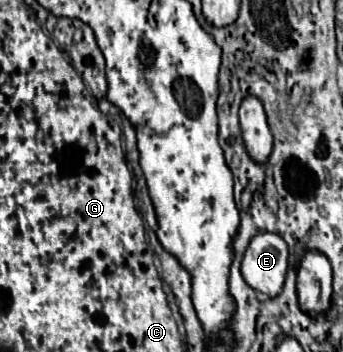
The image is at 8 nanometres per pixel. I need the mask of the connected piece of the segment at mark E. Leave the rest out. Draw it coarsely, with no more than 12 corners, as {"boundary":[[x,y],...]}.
{"boundary":[[257,233],[241,273],[255,291],[275,297],[287,273],[287,243]]}

